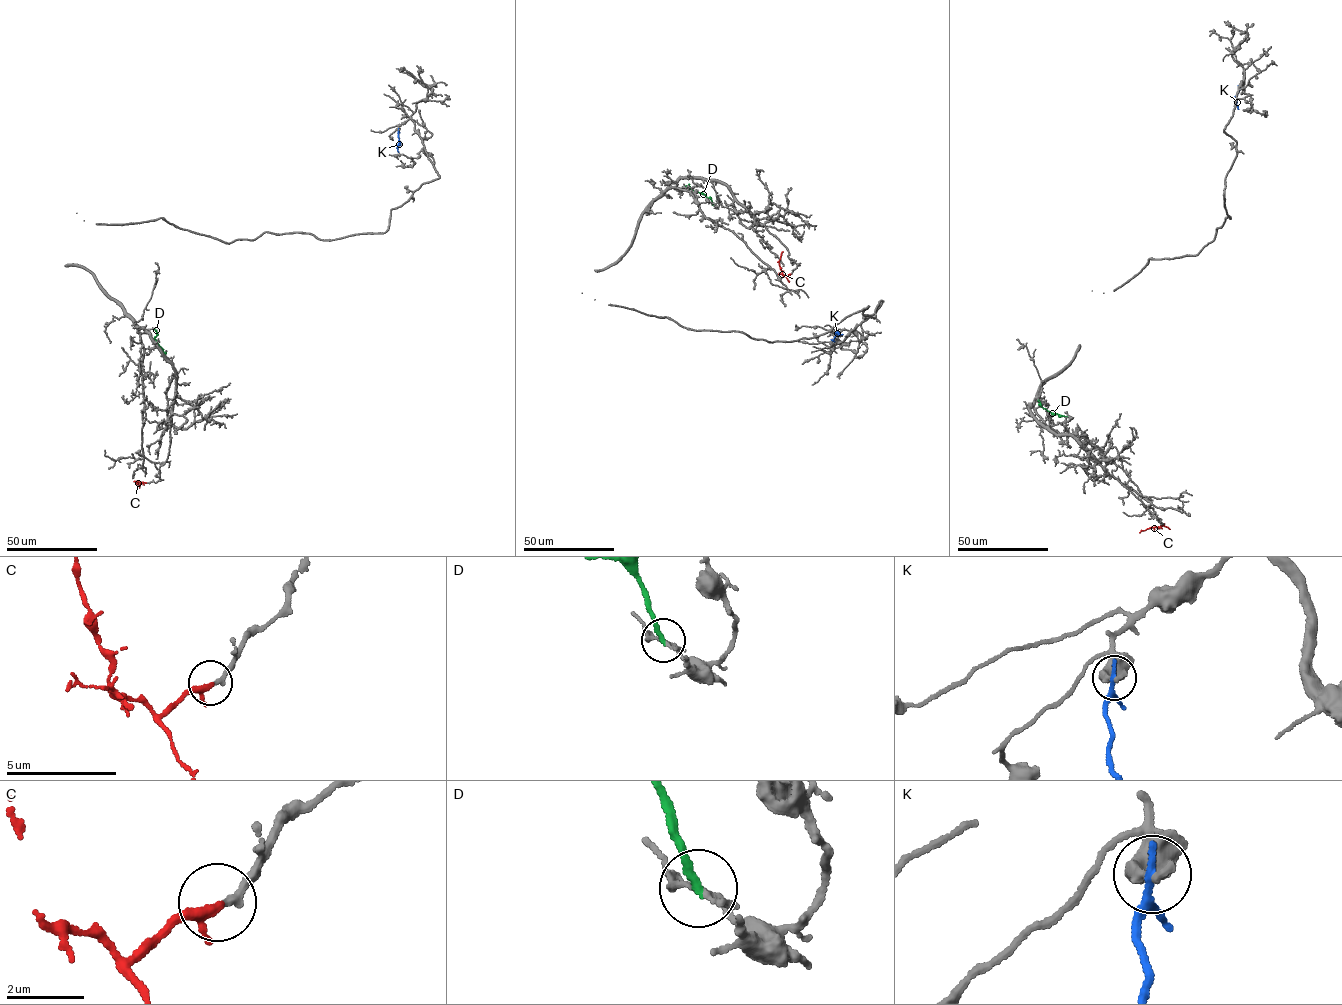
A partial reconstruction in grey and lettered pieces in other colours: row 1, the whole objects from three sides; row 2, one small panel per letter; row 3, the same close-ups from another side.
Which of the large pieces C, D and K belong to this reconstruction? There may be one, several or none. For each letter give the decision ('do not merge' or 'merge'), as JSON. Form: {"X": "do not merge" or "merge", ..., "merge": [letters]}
{"C": "merge", "D": "do not merge", "K": "do not merge", "merge": ["C"]}

